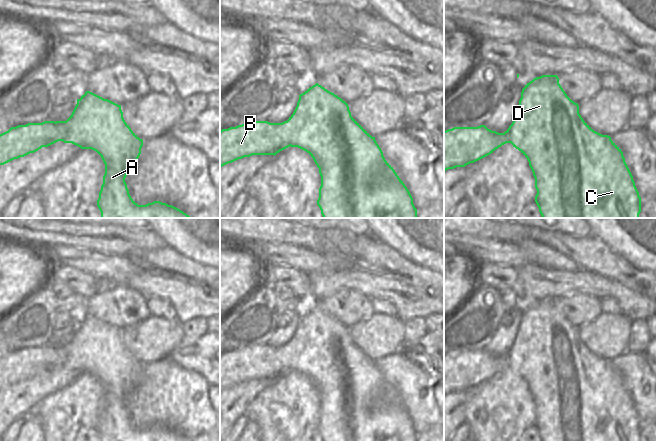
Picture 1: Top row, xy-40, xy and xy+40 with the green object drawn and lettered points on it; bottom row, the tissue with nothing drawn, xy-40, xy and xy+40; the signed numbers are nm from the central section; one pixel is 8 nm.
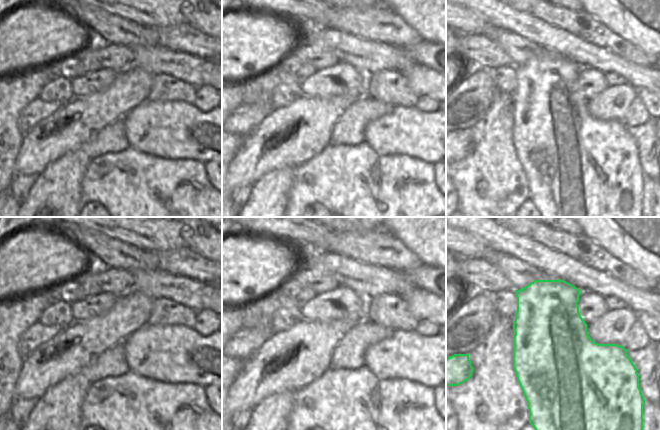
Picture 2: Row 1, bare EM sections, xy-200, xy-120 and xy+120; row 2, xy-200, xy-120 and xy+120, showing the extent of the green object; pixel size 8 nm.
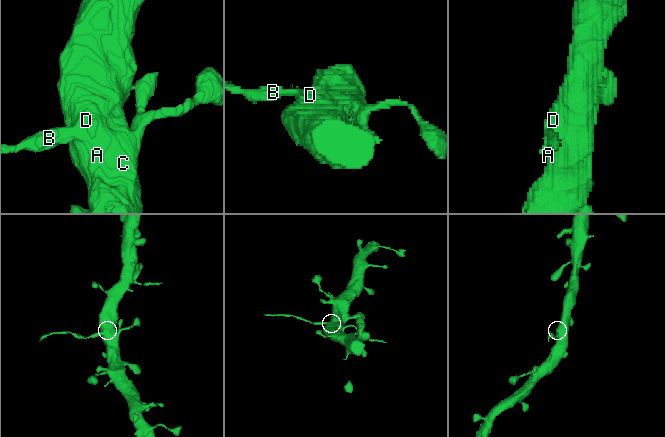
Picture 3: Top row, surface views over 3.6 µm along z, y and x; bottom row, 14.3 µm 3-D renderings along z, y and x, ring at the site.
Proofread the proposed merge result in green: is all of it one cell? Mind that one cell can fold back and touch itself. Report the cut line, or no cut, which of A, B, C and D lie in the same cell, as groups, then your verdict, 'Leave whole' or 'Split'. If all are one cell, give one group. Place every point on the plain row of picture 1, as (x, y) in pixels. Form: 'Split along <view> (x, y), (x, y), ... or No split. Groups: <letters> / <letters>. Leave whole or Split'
Split along xy (286, 345), (290, 369). Groups: A C D / B. Split

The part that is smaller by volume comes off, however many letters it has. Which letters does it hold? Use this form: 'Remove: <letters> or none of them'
Remove: B

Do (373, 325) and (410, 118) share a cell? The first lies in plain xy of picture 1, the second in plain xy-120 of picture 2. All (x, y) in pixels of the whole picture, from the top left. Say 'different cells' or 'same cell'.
different cells

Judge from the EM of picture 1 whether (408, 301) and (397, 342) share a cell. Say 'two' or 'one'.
two

